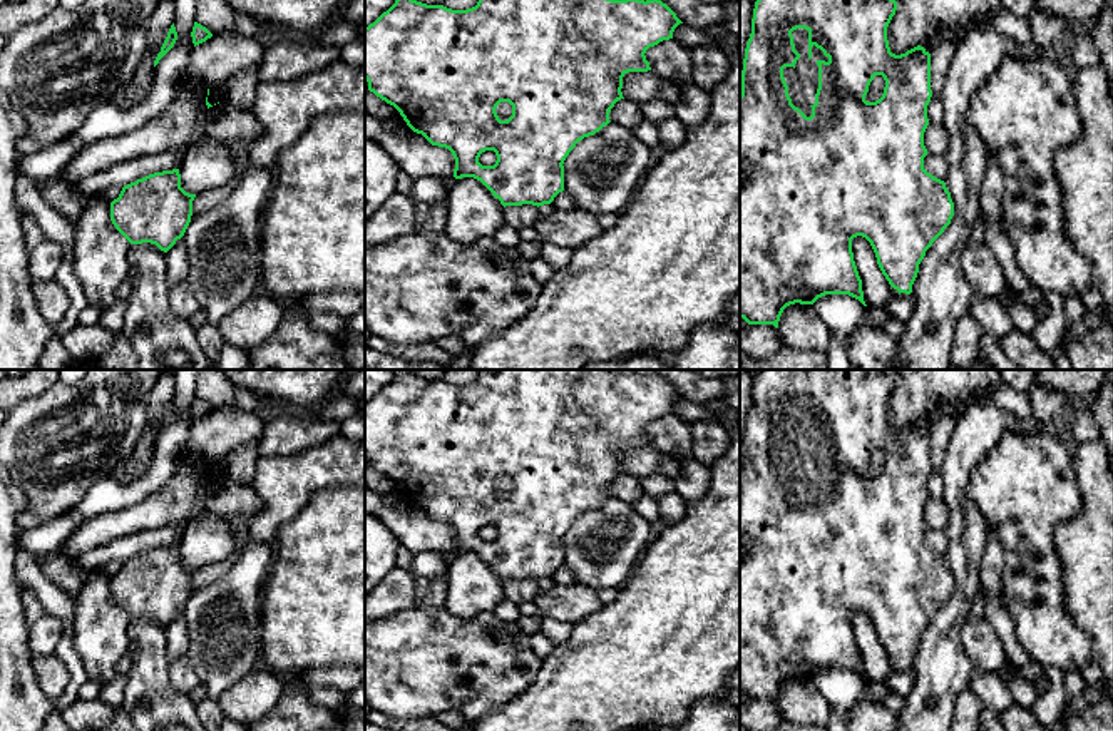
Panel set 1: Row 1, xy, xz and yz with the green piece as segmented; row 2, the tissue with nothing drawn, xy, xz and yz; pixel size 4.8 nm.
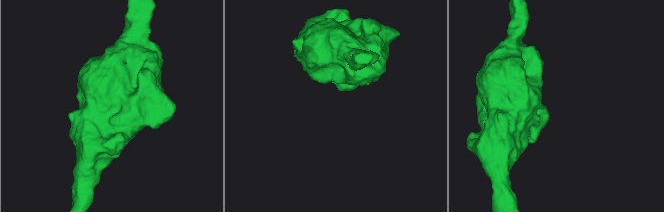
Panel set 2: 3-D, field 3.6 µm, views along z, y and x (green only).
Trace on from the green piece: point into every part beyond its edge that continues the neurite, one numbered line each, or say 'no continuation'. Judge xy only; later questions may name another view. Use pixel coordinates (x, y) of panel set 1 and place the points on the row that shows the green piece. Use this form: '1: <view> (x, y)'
no continuation

